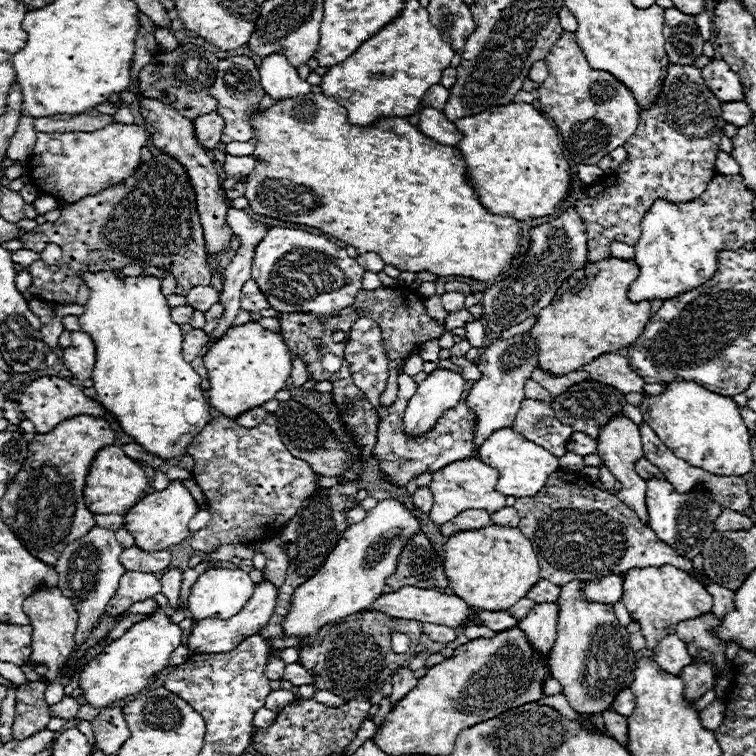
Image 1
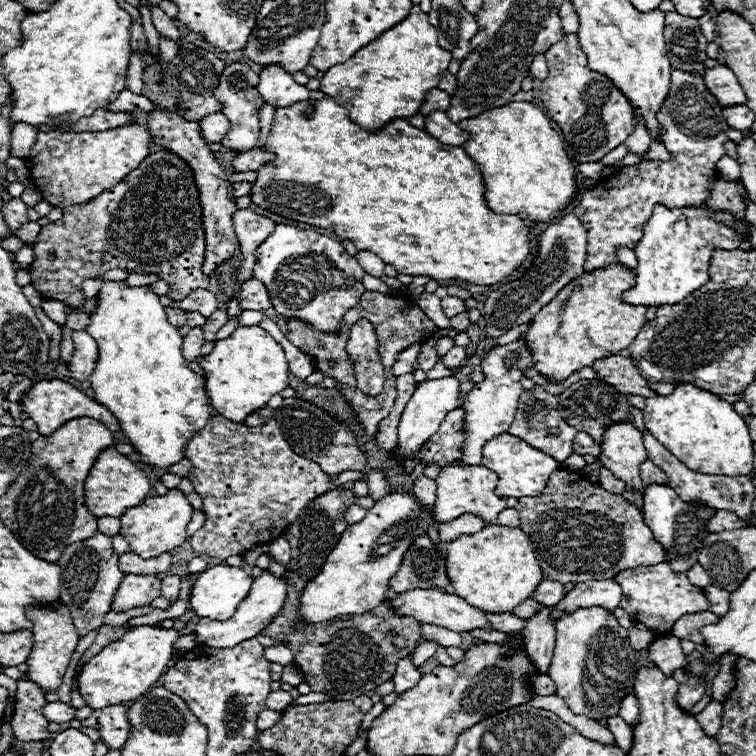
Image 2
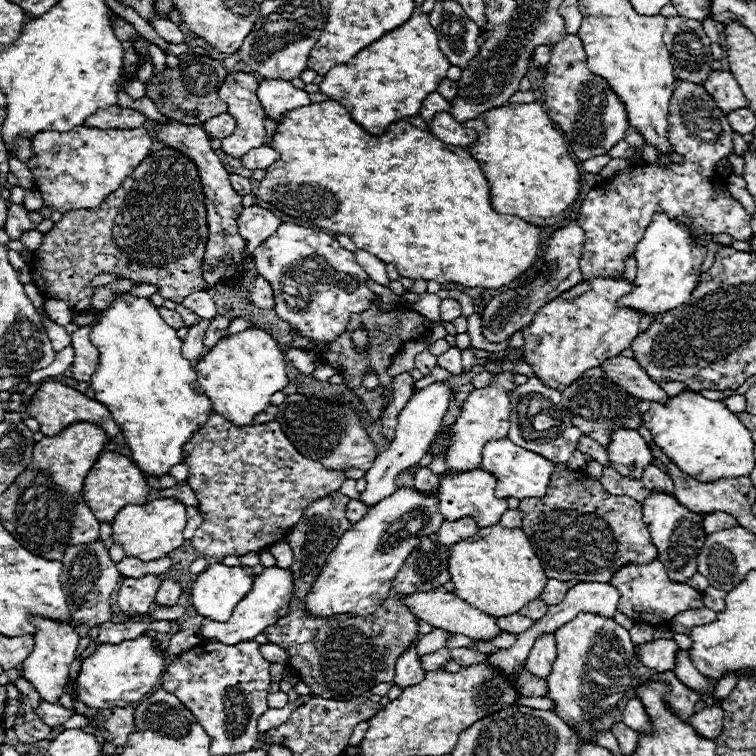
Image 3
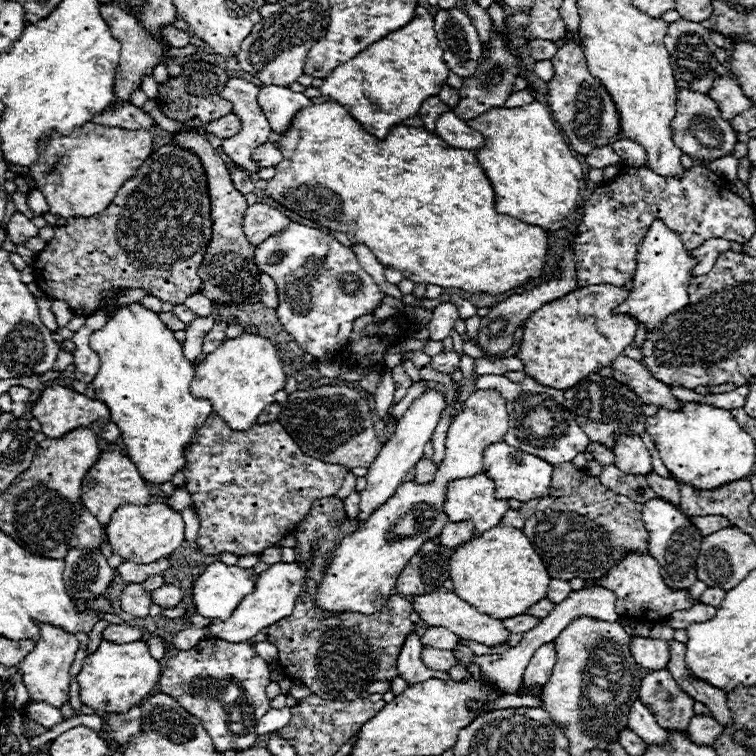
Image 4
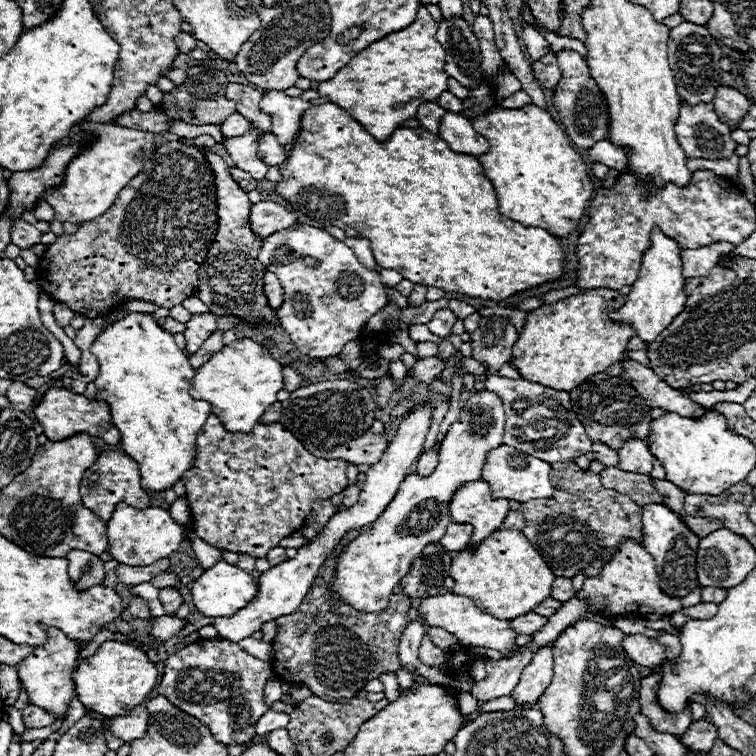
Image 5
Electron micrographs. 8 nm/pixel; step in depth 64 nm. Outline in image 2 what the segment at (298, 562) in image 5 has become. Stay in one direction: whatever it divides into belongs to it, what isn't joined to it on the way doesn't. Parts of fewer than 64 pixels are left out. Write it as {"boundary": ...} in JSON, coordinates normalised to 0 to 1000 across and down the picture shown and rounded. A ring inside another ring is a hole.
{"boundary":[[[595,497],[595,500],[582,500],[582,503],[563,503],[558,508],[553,508],[550,519],[545,521],[542,532],[537,534],[537,542],[529,550],[529,561],[526,561],[526,593],[521,606],[534,611],[534,608],[545,608],[553,595],[569,582],[569,577],[574,577],[582,566],[582,561],[587,558],[590,548],[601,540],[606,540],[606,521],[608,521],[608,505]],[[492,619],[487,624],[487,659],[503,661],[513,651],[516,651],[516,640],[513,640],[513,635],[508,630],[508,622],[505,619]],[[349,754],[347,762],[341,762],[336,767],[331,786],[317,796],[317,802],[307,817],[302,817],[299,823],[283,823],[278,817],[265,817],[265,823],[259,825],[259,833],[257,833],[262,841],[262,849],[272,852],[272,854],[283,854],[283,857],[307,857],[323,847],[341,841],[344,833],[349,833],[370,812],[376,794],[378,794],[378,775],[381,775],[378,765],[362,765],[354,754]]]}

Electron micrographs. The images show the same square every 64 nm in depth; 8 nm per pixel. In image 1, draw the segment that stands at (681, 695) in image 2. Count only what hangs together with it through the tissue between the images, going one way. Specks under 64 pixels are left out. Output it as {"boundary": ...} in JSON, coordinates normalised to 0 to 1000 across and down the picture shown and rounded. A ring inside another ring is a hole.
{"boundary":[[[913,878],[899,886],[897,897],[902,897],[905,902],[907,929],[913,931],[923,929],[926,921],[931,921],[937,913],[944,910],[944,889],[934,878]]]}

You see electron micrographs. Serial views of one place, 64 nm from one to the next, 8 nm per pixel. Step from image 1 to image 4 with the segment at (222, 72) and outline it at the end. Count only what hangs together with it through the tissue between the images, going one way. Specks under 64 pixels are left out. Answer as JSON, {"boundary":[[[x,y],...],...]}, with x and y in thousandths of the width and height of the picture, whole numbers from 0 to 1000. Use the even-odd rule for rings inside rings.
{"boundary":[[[304,103],[304,106],[299,108],[299,119],[294,119],[294,130],[310,135],[310,146],[307,146],[307,148],[315,151],[315,156],[320,156],[320,172],[317,172],[312,180],[307,180],[307,183],[294,185],[294,196],[296,196],[296,201],[302,204],[302,209],[304,209],[312,220],[317,220],[317,222],[323,222],[323,225],[331,225],[331,228],[341,225],[339,217],[336,217],[336,212],[333,212],[333,198],[341,196],[347,188],[352,188],[354,180],[360,177],[357,161],[354,161],[354,156],[349,153],[349,148],[344,146],[341,135],[339,135],[341,122],[344,122],[344,116],[341,116],[339,111],[325,108],[325,106],[317,106],[317,103]]]}

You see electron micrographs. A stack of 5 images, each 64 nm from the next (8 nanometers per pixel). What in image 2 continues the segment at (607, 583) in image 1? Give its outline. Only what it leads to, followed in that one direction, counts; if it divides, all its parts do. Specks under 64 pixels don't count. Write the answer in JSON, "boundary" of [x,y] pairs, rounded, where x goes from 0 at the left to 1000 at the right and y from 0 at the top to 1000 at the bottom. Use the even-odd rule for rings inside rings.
{"boundary":[[[780,767],[762,772],[746,791],[728,807],[728,817],[738,823],[743,815],[762,810],[765,804],[780,804],[794,802],[804,810],[812,810],[817,804],[817,796],[823,791],[823,780],[812,767]]]}

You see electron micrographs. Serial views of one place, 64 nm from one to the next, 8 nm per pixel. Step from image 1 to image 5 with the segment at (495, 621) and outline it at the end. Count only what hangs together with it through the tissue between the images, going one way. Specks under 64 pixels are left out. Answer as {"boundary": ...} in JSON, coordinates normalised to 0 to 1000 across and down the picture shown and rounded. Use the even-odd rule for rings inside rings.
{"boundary":[[[698,810],[696,815],[685,815],[680,820],[675,820],[675,828],[680,828],[680,833],[685,833],[685,839],[706,839],[709,833],[717,833],[722,828],[722,815]]]}

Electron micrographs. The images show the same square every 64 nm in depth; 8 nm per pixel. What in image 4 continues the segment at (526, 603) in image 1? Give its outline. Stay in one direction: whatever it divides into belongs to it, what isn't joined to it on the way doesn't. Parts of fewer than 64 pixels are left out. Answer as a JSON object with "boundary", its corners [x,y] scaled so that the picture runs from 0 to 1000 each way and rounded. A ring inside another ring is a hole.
{"boundary":[[[725,791],[722,794],[717,794],[717,796],[712,796],[706,804],[701,804],[701,807],[696,807],[696,812],[706,812],[706,815],[712,815],[712,817],[720,817],[722,812],[728,812],[728,807],[733,807],[733,796],[728,796]]]}

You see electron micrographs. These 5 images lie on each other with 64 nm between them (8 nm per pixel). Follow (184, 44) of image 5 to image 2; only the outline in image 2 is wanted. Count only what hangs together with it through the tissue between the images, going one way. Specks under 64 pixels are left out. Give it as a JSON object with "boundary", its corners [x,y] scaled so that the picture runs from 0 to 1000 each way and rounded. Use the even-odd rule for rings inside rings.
{"boundary":[[[209,8],[201,11],[201,29],[204,29],[204,37],[206,37],[206,42],[209,42],[212,48],[225,50],[225,53],[230,53],[230,56],[238,53],[238,40],[233,37],[233,29],[225,26]]]}

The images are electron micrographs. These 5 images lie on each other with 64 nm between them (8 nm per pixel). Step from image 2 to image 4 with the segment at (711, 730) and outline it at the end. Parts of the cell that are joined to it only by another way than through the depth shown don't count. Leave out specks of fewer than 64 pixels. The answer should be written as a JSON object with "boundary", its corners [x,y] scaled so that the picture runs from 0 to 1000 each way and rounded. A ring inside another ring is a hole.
{"boundary":[[[918,947],[910,966],[907,966],[910,976],[918,984],[929,984],[929,987],[942,987],[944,979],[955,971],[955,960],[942,950],[942,947]]]}

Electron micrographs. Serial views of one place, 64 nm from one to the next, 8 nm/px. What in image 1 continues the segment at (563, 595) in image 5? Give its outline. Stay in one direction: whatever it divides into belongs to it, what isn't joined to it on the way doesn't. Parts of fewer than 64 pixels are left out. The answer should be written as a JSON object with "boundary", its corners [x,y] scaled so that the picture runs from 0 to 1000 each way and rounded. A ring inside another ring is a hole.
{"boundary":[[[712,767],[706,780],[701,780],[698,791],[706,794],[706,796],[735,796],[741,788],[741,775],[725,770],[725,767]]]}

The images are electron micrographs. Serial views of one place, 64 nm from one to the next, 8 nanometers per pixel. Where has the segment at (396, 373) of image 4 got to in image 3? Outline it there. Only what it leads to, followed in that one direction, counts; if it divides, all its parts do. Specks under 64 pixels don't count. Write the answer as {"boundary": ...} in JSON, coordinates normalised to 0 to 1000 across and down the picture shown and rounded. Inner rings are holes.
{"boundary":[[[540,492],[526,495],[519,500],[519,511],[521,511],[521,521],[519,521],[519,532],[513,534],[511,545],[505,548],[505,577],[511,577],[511,582],[516,585],[521,577],[521,566],[524,566],[524,553],[529,548],[529,542],[534,540],[548,517],[548,501]]]}

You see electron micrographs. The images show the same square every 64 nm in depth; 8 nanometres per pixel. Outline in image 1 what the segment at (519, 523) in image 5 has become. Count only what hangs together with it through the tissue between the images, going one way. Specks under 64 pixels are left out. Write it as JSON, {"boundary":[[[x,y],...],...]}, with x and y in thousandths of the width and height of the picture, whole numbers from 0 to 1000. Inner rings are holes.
{"boundary":[[[664,672],[651,683],[651,693],[659,693],[659,696],[685,698],[685,690],[688,690],[688,685],[685,685],[683,672]]]}

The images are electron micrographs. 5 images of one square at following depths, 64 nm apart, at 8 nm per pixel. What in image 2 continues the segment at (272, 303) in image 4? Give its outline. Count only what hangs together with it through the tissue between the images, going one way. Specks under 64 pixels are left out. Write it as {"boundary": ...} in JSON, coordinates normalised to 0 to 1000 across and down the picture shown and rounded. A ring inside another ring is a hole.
{"boundary":[[[331,368],[328,373],[323,373],[317,405],[323,410],[352,410],[352,407],[357,407],[360,399],[357,399],[352,378],[339,368]]]}

